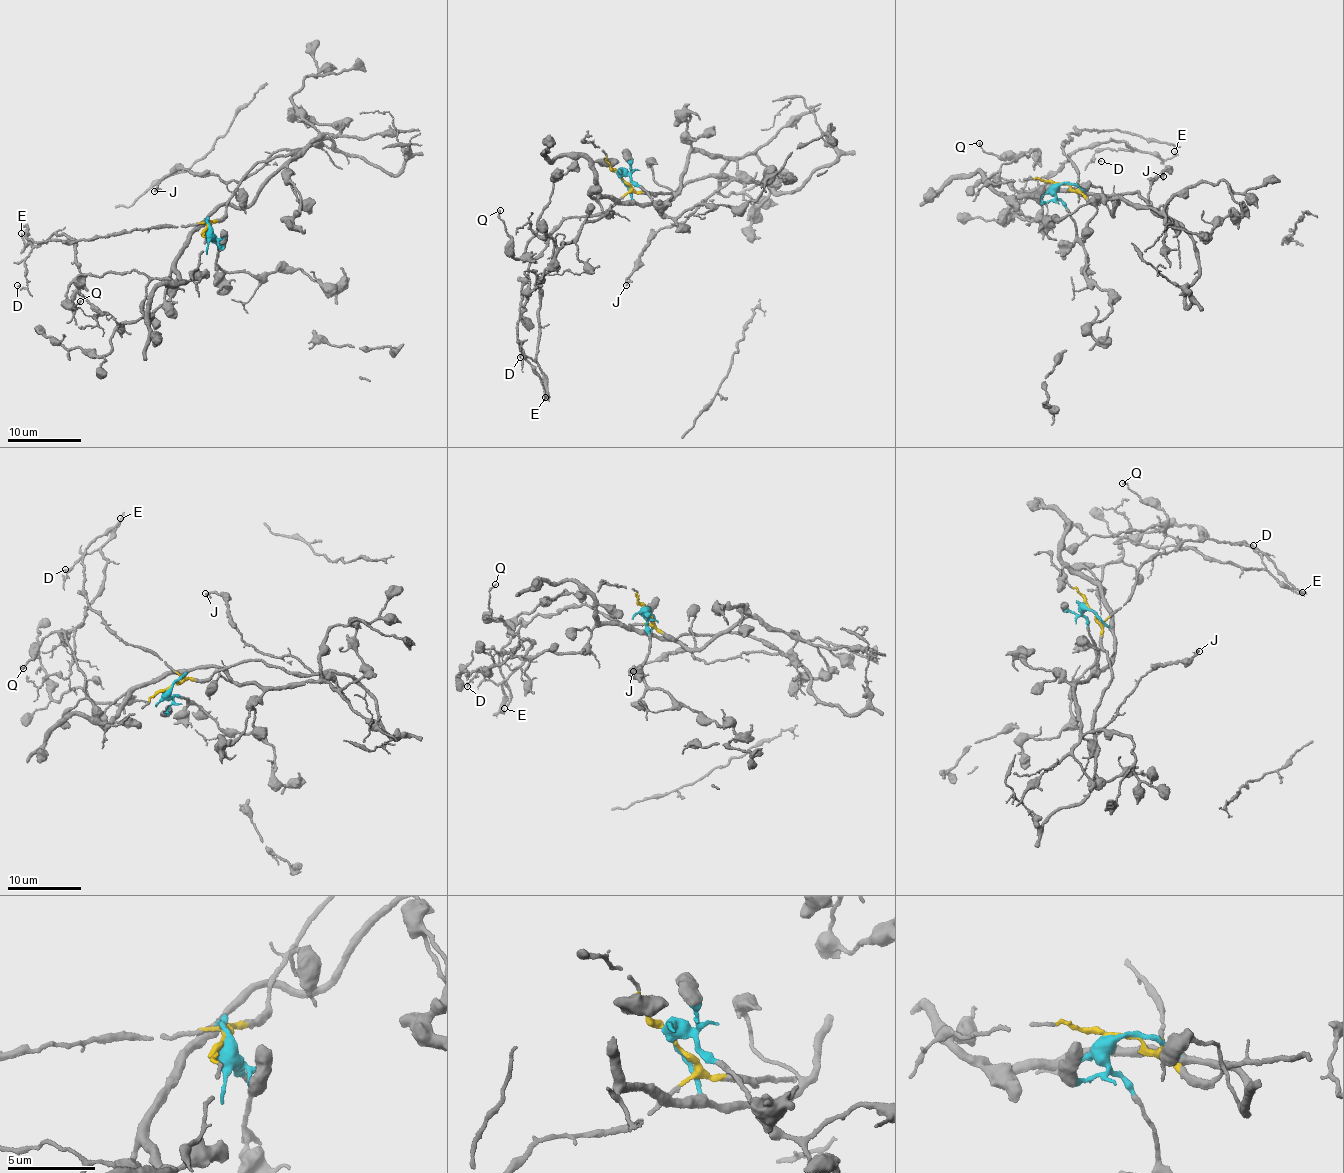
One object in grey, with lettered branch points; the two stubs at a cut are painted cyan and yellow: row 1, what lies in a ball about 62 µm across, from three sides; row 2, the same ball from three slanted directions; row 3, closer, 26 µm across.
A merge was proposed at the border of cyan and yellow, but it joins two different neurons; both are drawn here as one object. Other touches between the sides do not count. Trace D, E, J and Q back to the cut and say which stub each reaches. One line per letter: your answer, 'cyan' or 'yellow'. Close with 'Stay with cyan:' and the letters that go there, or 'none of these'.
D: cyan
E: cyan
J: yellow
Q: cyan
Stay with cyan: D, E, Q

